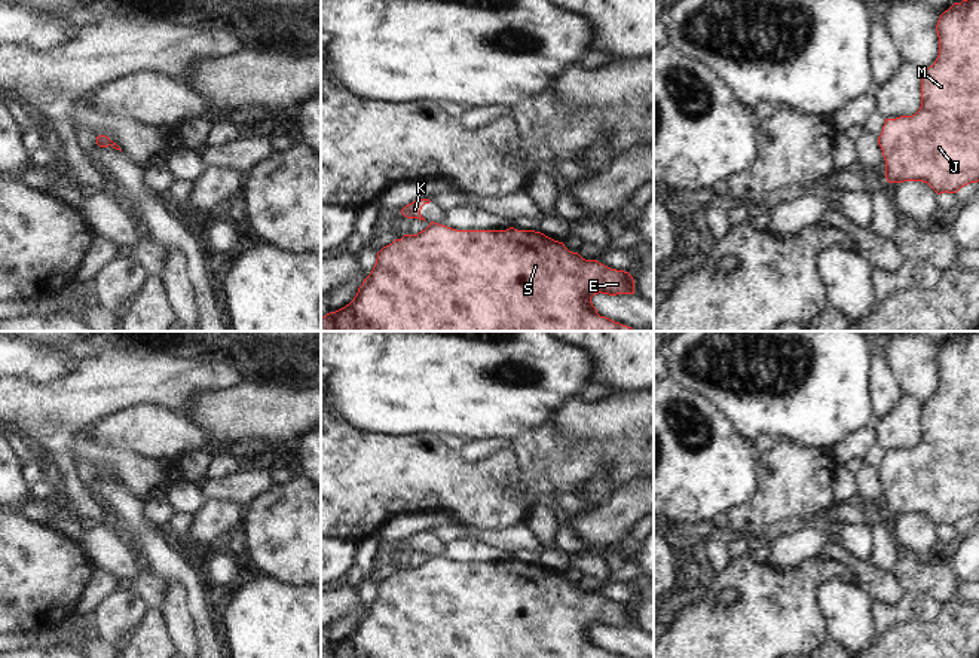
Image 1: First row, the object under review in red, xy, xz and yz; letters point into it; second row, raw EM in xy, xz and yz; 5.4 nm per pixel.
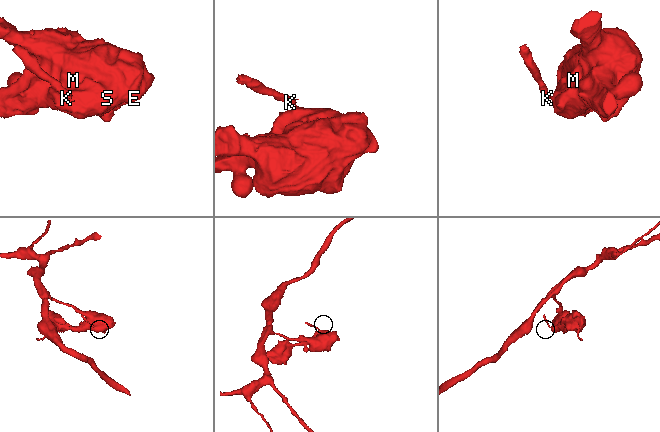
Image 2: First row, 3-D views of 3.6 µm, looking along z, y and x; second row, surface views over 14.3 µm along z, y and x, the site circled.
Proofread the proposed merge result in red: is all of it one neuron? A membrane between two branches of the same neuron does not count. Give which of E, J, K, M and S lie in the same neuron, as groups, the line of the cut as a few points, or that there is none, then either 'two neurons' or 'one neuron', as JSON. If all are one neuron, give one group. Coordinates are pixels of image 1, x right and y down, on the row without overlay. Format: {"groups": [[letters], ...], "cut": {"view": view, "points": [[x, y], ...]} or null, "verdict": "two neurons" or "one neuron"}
{"groups": [["E", "J", "M", "S"], ["K"]], "cut": {"view": "xz", "points": [[436, 556], [430, 557]]}, "verdict": "two neurons"}

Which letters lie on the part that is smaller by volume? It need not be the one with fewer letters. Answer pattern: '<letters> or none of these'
K

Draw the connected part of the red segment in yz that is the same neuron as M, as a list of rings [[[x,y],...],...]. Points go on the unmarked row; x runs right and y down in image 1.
[[[979,331],[945,343],[936,358],[939,388],[921,408],[921,440],[912,449],[885,452],[879,480],[888,515],[923,514],[937,527],[979,514]]]

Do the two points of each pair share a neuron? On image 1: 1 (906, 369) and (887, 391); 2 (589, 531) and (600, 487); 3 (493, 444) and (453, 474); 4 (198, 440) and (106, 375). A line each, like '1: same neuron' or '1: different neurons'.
1: different neurons
2: different neurons
3: different neurons
4: different neurons

